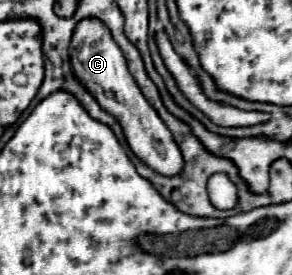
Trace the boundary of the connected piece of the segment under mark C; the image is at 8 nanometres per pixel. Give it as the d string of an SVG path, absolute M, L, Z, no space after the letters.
M81 20L75 28L75 36L69 48L71 70L85 84L85 88L95 96L99 106L113 114L127 138L129 148L135 152L139 160L143 160L151 170L161 176L179 176L183 172L183 154L173 140L173 134L163 124L155 108L145 100L133 76L127 70L127 62L105 24L99 20Z

